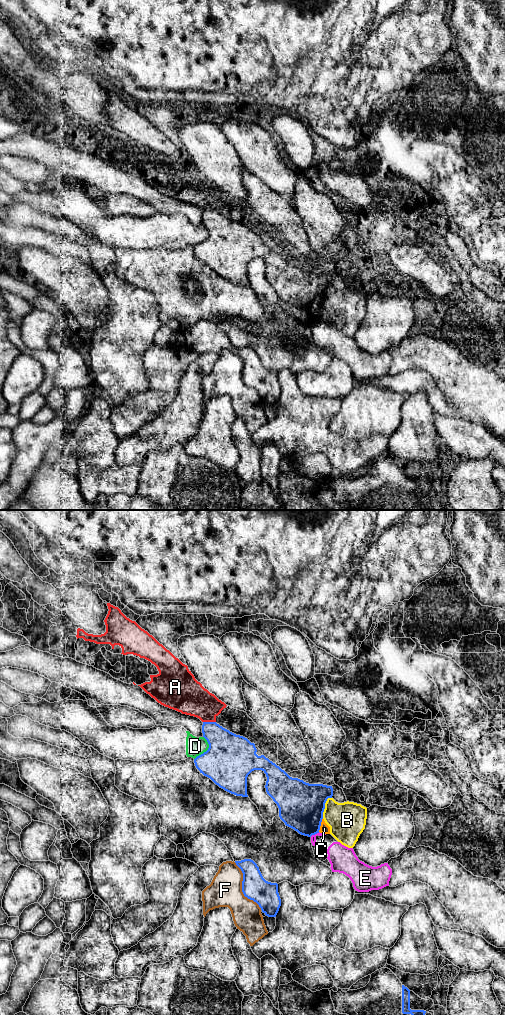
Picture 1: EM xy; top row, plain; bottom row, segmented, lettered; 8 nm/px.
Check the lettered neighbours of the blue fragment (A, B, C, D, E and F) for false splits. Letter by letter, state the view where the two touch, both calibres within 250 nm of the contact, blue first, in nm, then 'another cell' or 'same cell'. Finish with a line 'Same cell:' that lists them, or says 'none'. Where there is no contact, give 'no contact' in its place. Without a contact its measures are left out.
A: xy | 280/280 nm | another cell
B: xy | 360/300 nm | another cell
C: xy | 360/80 nm | another cell
D: xy | 400/150 nm | another cell
E: xy | 360/50 nm | another cell
F: xy | 200/260 nm | another cell
Same cell: none

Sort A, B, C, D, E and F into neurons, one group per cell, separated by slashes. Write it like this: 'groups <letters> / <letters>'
groups A / B / C / D / E / F

